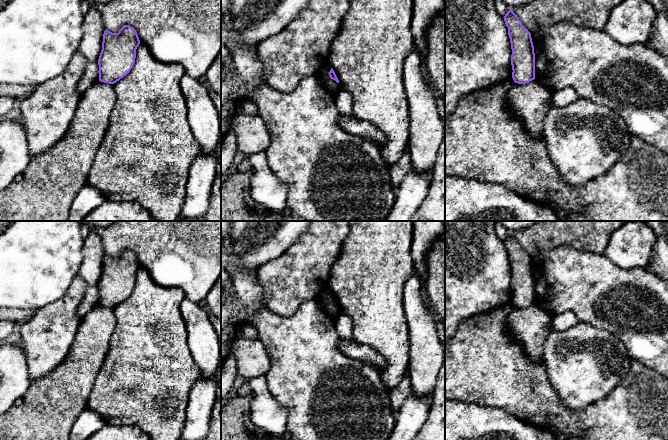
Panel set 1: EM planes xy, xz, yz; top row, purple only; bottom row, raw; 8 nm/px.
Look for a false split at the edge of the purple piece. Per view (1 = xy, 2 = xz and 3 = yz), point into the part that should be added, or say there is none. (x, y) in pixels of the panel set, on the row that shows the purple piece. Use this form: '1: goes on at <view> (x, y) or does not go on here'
1: does not go on here
2: does not go on here
3: does not go on here

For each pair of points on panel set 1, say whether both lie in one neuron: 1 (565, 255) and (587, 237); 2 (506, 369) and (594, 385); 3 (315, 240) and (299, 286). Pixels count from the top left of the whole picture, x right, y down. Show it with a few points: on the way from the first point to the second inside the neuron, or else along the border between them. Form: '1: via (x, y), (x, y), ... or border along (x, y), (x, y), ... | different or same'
1: border along (551, 249), (557, 246), (571, 246), (597, 254) | different
2: border along (542, 360), (547, 379), (558, 397) | different
3: via (315, 251), (299, 275) | same

